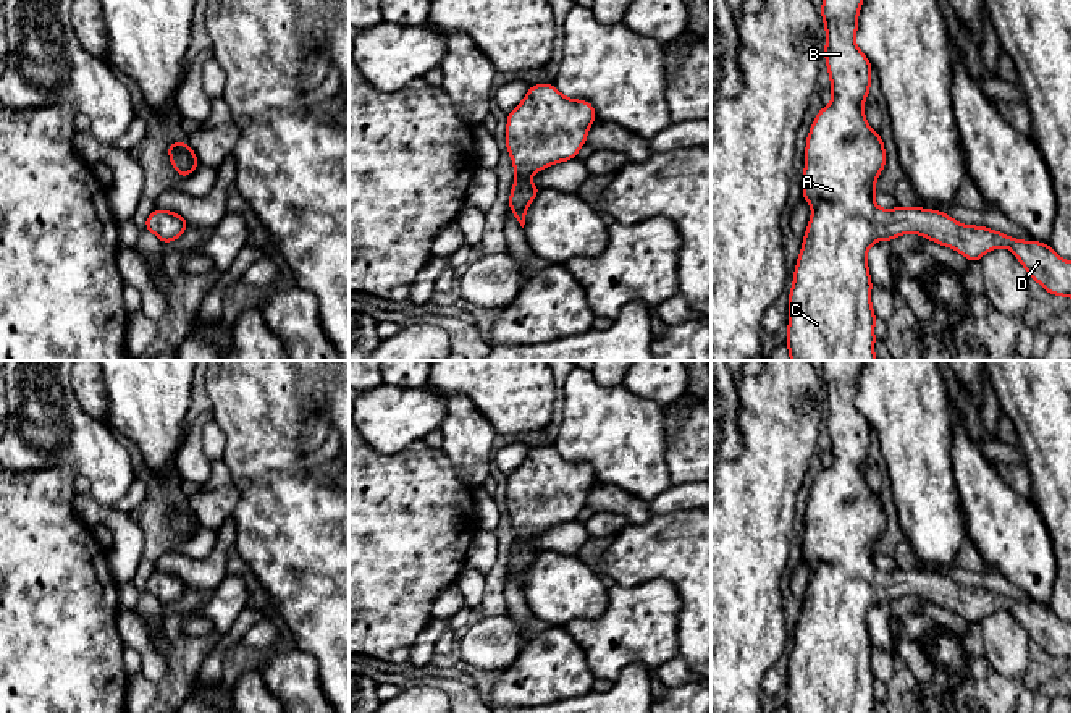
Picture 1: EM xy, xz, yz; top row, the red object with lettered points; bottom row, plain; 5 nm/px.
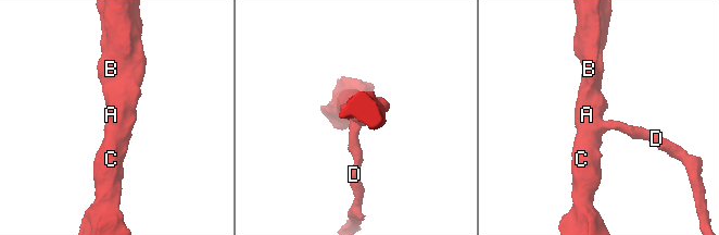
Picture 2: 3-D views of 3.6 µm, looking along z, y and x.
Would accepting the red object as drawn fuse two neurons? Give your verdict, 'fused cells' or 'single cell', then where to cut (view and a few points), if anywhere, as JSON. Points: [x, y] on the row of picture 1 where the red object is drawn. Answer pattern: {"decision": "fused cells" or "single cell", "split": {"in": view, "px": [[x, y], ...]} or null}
{"decision": "single cell", "split": null}

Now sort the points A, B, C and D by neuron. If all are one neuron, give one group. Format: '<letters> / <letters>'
A B C D

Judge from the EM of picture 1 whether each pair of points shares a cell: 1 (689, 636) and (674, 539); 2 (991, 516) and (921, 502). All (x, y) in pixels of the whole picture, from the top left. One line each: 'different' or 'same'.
1: same
2: different

